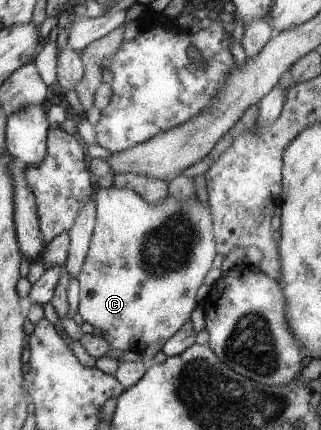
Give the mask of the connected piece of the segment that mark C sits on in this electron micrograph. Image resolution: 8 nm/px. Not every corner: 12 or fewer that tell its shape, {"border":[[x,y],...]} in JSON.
{"border":[[98,189],[77,313],[160,347],[216,255],[208,205]]}

